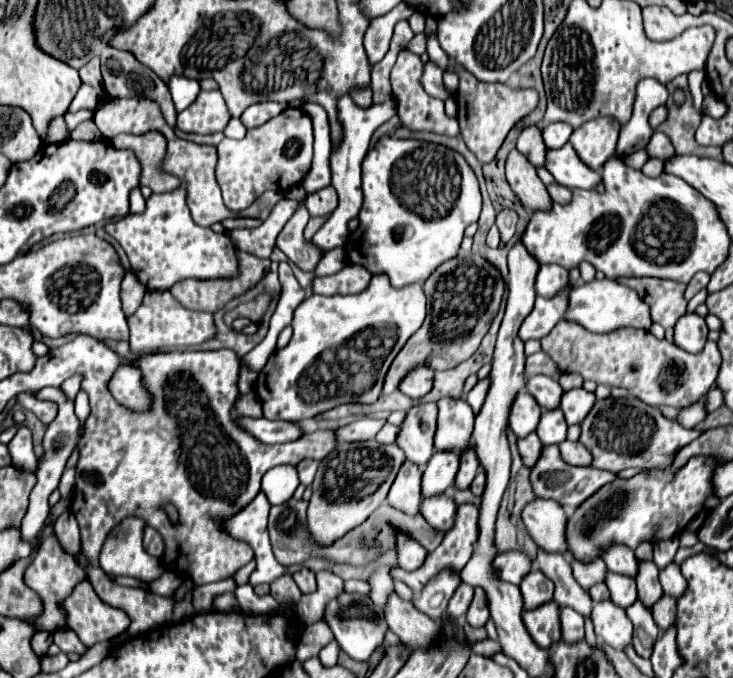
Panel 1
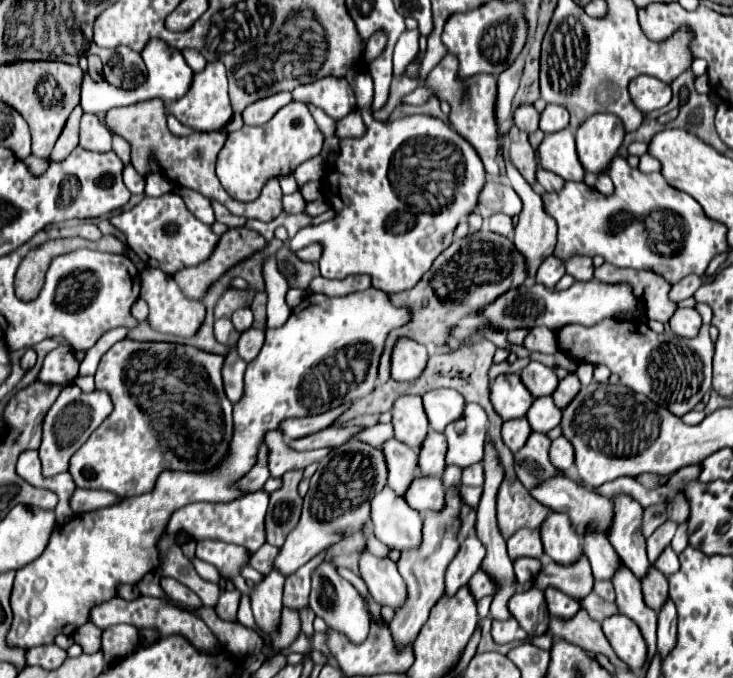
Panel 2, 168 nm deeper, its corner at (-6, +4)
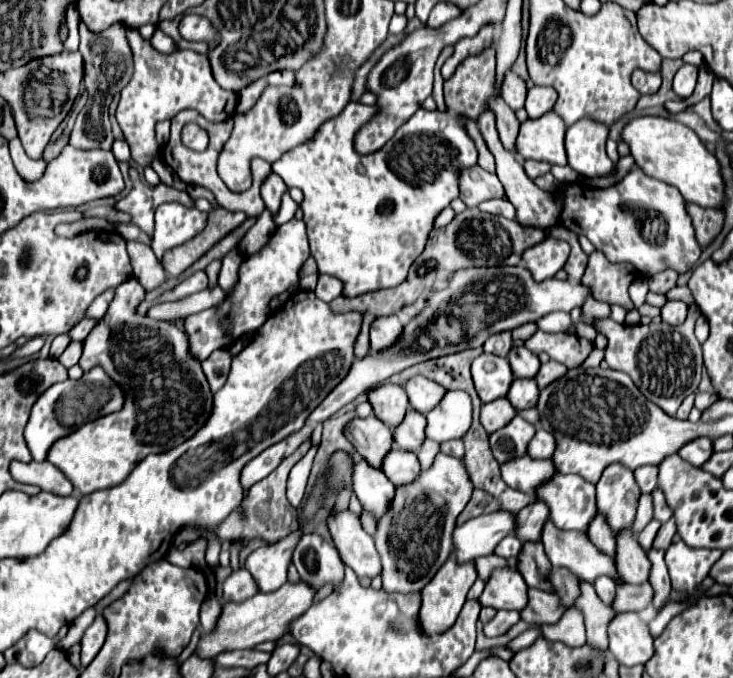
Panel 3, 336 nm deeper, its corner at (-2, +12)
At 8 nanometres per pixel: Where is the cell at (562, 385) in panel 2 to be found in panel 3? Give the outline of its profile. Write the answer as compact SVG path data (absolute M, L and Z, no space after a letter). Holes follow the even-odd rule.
M550 360L548 364L540 366L540 372L536 376L536 382L540 388L546 388L548 384L552 384L552 380L558 380L560 376L564 376L568 372L568 368L564 368L564 364Z

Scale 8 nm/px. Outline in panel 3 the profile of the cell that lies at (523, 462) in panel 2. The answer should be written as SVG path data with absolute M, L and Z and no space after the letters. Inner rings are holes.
M516 416L508 426L490 434L492 454L500 464L514 460L516 456L526 456L528 444L536 434L536 426L526 422L522 416Z

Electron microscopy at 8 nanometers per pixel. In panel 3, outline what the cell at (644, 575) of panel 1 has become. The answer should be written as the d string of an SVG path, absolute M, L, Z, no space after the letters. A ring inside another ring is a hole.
M612 464L604 470L600 482L596 484L598 512L608 520L612 534L632 528L638 510L640 488L634 480L632 470L622 464Z

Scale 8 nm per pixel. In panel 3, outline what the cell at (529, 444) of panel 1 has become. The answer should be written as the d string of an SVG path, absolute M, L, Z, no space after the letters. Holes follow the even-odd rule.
M498 398L494 400L492 404L484 404L482 406L482 414L480 414L480 420L482 420L482 426L486 428L488 434L504 428L506 424L510 424L510 420L516 416L516 408L512 408L508 404L506 398Z

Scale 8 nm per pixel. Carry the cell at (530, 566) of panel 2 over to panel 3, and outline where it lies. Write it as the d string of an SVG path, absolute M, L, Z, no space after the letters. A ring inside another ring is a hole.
M506 536L498 546L496 546L496 554L502 558L516 558L518 552L522 548L522 542L516 540L516 536Z

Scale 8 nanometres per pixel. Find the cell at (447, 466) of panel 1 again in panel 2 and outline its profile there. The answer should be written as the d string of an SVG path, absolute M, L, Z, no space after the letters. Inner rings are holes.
M430 430L420 446L418 468L422 476L440 476L446 466L444 460L444 436L440 432Z

